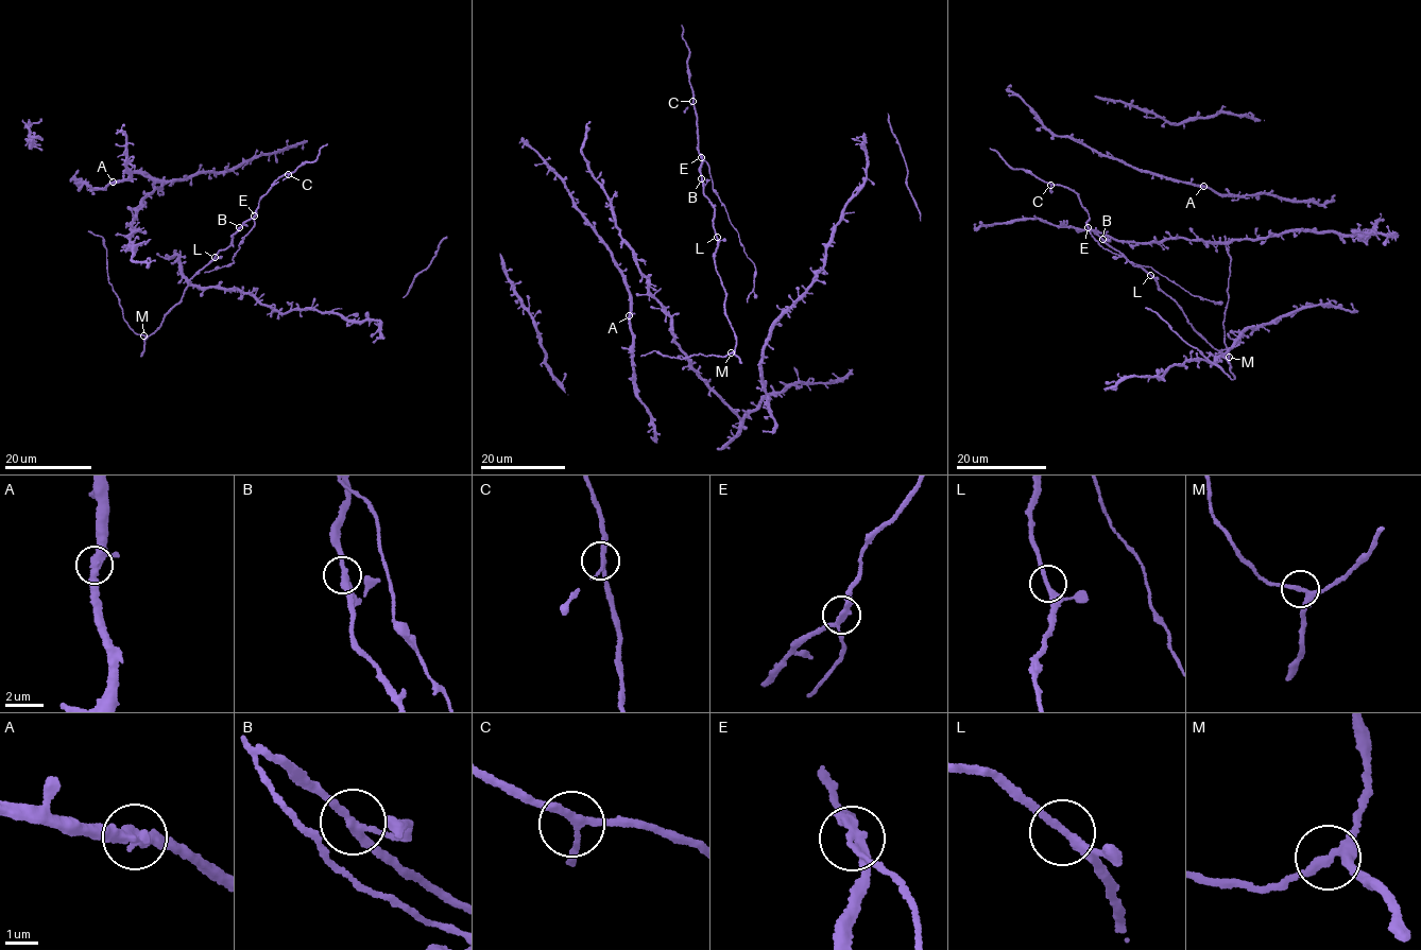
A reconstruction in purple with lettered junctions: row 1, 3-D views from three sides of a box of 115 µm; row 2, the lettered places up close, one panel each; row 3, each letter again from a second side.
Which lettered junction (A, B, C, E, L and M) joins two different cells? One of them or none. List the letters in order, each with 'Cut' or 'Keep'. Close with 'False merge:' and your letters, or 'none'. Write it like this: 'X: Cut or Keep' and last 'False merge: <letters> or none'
A: Keep
B: Keep
C: Keep
E: Cut
L: Keep
M: Keep
False merge: E

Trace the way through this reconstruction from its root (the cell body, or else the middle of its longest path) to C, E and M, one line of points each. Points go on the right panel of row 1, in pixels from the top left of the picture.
C: (1142, 270), (1133, 266), (1088, 226), (1089, 214), (1076, 193), (1050, 185)
E: (1142, 270), (1133, 266), (1086, 227)
M: (1142, 270), (1176, 303), (1196, 331), (1229, 357)

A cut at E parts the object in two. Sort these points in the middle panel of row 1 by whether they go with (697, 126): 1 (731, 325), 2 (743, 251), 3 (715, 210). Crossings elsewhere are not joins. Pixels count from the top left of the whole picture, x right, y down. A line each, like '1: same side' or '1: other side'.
1: same side
2: other side
3: same side

